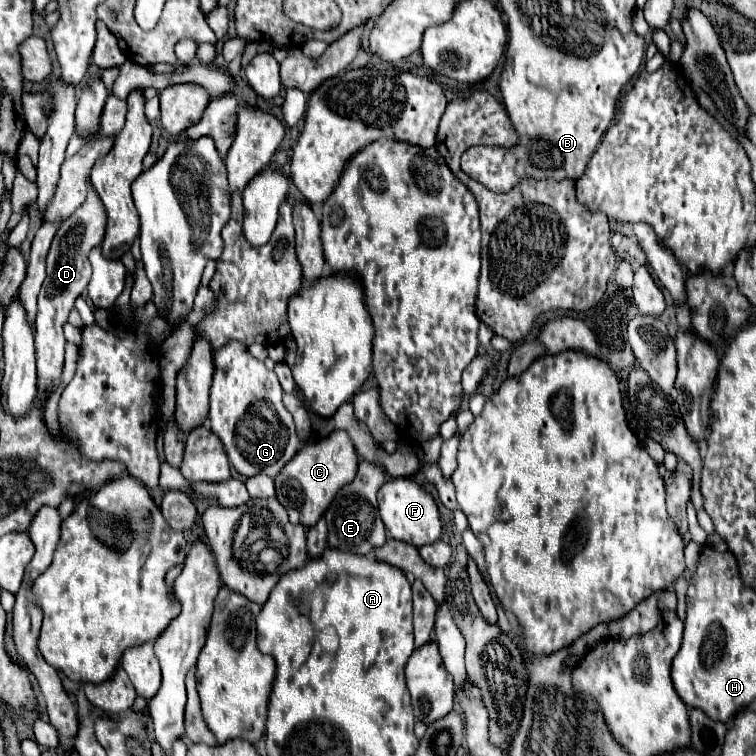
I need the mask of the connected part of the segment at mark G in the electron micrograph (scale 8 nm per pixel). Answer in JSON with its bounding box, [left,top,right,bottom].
[208,341,300,477]

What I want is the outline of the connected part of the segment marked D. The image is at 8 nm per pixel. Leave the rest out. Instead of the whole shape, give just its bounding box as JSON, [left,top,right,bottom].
[36,185,106,409]

